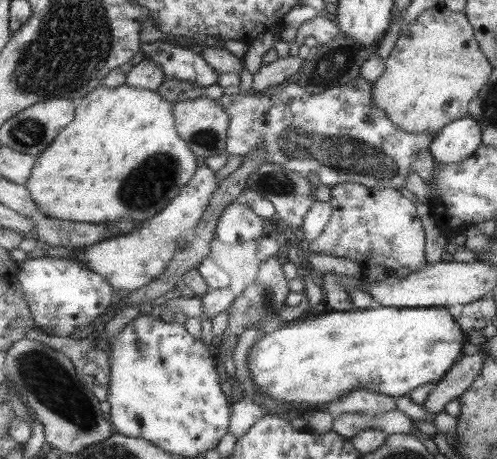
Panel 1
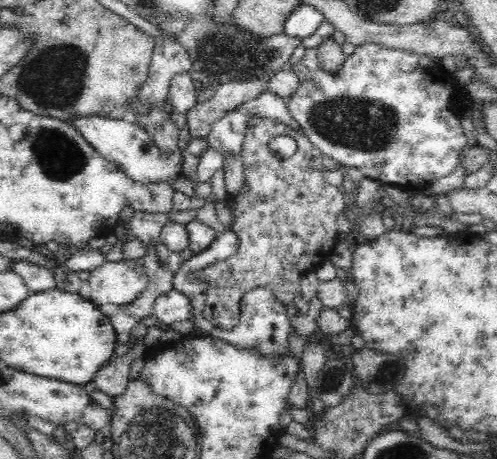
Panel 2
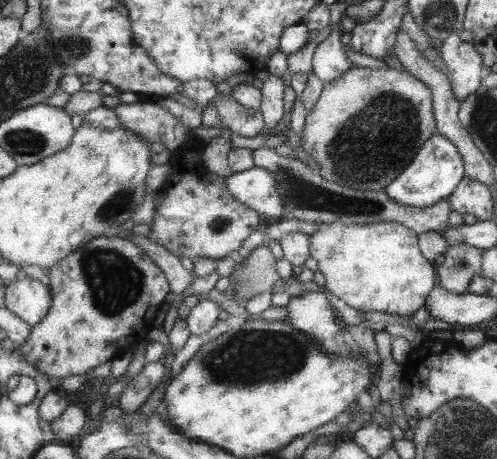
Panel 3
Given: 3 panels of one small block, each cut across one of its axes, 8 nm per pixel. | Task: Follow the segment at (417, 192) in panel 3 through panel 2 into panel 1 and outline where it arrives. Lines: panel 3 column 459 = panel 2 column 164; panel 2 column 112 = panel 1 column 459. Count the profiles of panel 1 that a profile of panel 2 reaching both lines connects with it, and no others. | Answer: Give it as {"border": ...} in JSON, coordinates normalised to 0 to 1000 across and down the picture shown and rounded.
{"border":[[[936,253],[915,266],[903,266],[903,275],[887,275],[887,283],[871,292],[871,309],[859,327],[871,340],[871,349],[883,357],[924,357],[928,349],[952,340],[964,327],[964,318],[968,318],[968,270]]]}

